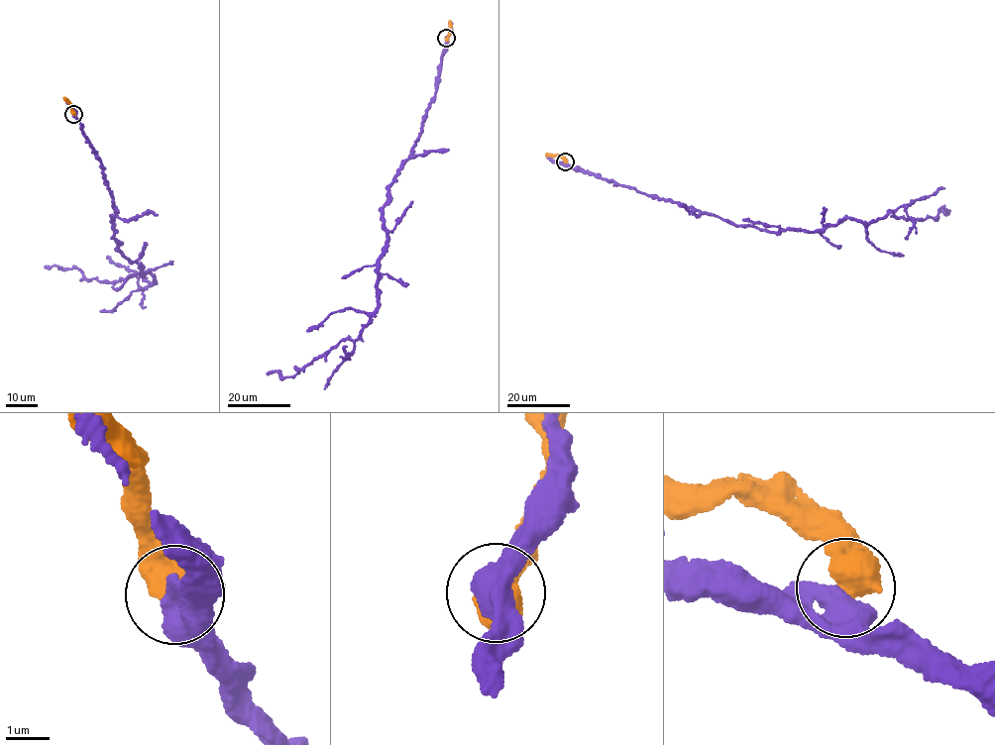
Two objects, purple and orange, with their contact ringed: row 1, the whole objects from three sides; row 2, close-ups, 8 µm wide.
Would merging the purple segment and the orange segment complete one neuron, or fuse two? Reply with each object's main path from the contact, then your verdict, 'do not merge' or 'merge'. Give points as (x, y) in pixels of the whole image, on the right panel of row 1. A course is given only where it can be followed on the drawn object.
purple runs (565, 161), (769, 232), (820, 231), (847, 218), (870, 224), (891, 211), (913, 220), (948, 213); orange runs (565, 161), (556, 155), (546, 154); do not merge

